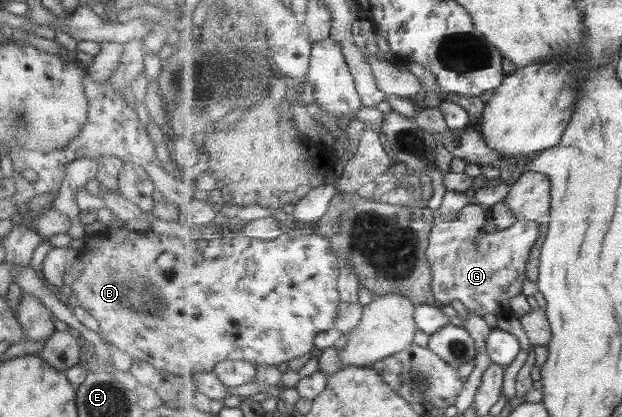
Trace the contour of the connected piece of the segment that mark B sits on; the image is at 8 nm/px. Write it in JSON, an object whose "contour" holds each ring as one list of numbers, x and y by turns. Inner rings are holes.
{"contour":[[121,227,112,232,107,229,98,234,85,236,84,248,79,264,82,269,79,277,71,283,70,290,75,304,82,306,98,322,98,333,112,347,126,352,133,361,143,361,149,363,154,369,165,371,179,376,194,376,198,372,213,372,219,363,226,360,243,360,257,366,277,366,285,364,289,360,295,360,299,356,312,354,315,349,315,338,317,334,336,328,339,307,342,304,342,294,339,290,340,281,340,259,331,248,331,241,319,232,303,234,303,232,290,231,279,235,276,239,253,238,239,233,239,238,221,238,221,240,209,240,211,242,211,256,215,262,173,262,168,266,160,265,158,262,137,262,137,260,149,260,149,250,155,254,159,250,165,250,165,244,169,246,167,250,171,252,173,258,185,258,177,254,195,254,197,246,199,250,203,248,203,242,207,239,202,235,199,240,169,240,165,236,159,236,153,232,129,232]]}

